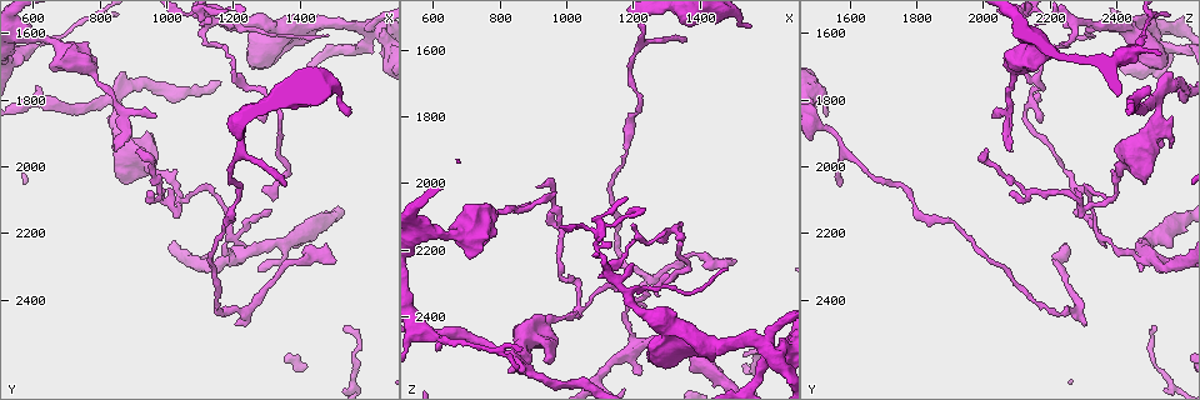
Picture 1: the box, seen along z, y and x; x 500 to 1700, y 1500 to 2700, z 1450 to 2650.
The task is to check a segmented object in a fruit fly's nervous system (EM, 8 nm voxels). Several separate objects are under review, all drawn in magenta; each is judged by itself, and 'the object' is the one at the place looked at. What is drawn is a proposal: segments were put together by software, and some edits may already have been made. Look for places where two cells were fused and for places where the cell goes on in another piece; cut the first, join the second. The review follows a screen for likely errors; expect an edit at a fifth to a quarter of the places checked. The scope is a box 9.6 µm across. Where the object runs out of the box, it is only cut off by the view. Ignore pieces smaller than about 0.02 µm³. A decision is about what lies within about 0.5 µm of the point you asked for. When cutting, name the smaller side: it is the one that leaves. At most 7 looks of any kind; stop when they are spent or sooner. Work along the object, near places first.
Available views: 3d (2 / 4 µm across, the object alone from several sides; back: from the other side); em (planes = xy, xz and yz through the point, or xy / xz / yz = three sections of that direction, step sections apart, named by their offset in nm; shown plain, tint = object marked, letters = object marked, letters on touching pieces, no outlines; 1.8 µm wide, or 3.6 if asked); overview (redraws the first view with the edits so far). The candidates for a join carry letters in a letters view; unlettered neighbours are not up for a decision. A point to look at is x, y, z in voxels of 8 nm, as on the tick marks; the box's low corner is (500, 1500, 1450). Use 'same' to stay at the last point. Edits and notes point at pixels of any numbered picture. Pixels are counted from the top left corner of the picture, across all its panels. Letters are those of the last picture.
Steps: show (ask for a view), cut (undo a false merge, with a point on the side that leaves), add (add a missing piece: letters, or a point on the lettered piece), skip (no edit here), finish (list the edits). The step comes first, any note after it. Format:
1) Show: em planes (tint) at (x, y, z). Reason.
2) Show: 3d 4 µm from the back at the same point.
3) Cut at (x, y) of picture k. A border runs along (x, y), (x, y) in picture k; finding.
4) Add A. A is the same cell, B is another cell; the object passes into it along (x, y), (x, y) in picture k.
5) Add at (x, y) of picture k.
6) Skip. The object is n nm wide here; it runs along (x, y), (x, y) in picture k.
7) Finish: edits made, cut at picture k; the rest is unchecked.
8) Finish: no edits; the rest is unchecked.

Show: em planes (tint) at (1230, 1890, 1530). Thick turns thin.

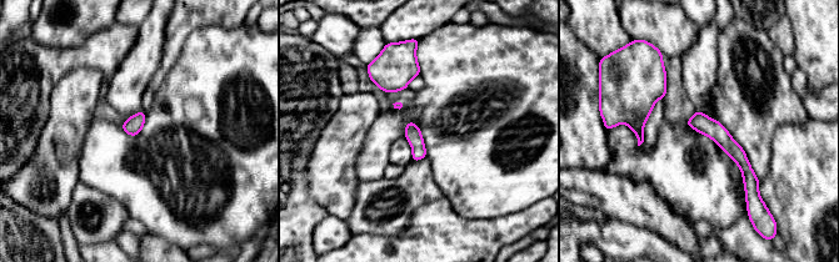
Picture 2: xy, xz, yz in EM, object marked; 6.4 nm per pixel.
Show: em planes (letters) at the same point. What lies round it.

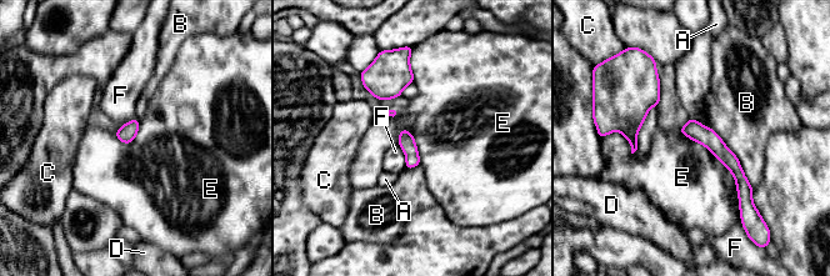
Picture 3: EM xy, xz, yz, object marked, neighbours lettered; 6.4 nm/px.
Skip. The object is 110 nm wide here; A, B, C, D, E and F are other cells; a border runs along (679, 133), (731, 174), (739, 206) in picture 3; one cell here.

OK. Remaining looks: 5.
Show: 3d 4 µm from the back at (1520, 2280, 2240). Tapers out.

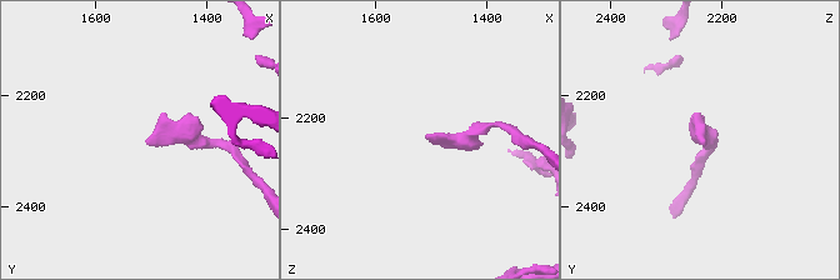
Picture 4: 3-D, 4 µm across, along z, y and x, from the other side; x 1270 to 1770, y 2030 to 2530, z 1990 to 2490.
Show: em xz step 4 (tint) at (1515, 2280, 2235).

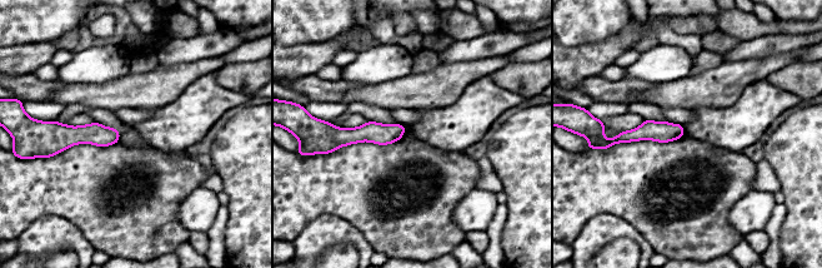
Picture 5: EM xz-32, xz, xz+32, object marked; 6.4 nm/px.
Show: em planes (letters) at the same point.

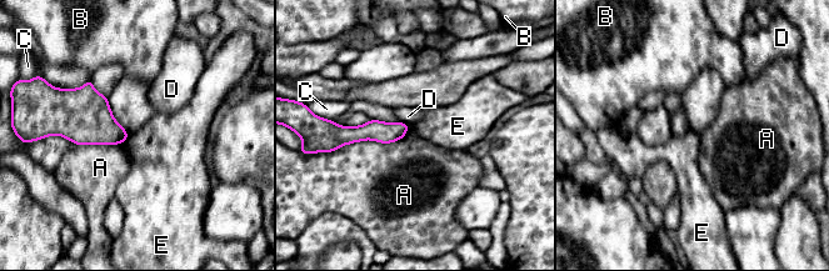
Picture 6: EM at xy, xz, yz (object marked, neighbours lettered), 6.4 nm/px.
Skip. The longest contact is with A, 480 nm; A, B, C, D and E are other cells; it runs along (404, 126), (340, 137) in picture 6; none of them fits.

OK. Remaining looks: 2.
Show: em planes (letters) at (1220, 2280, 2470). Branch point.

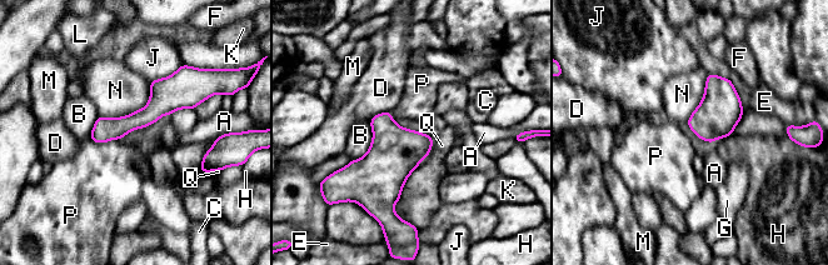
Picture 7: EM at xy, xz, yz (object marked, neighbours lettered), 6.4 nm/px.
Skip. The longest contact is with N, 400 nm; A, B, C, D, E, F, G, H, J, K, L, M, N, P and Q are other cells; a border runs along (123, 136), (100, 143), (90, 139) in picture 7; all the same cell.

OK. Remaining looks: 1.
Finish: no edits; the rest is unchecked.

